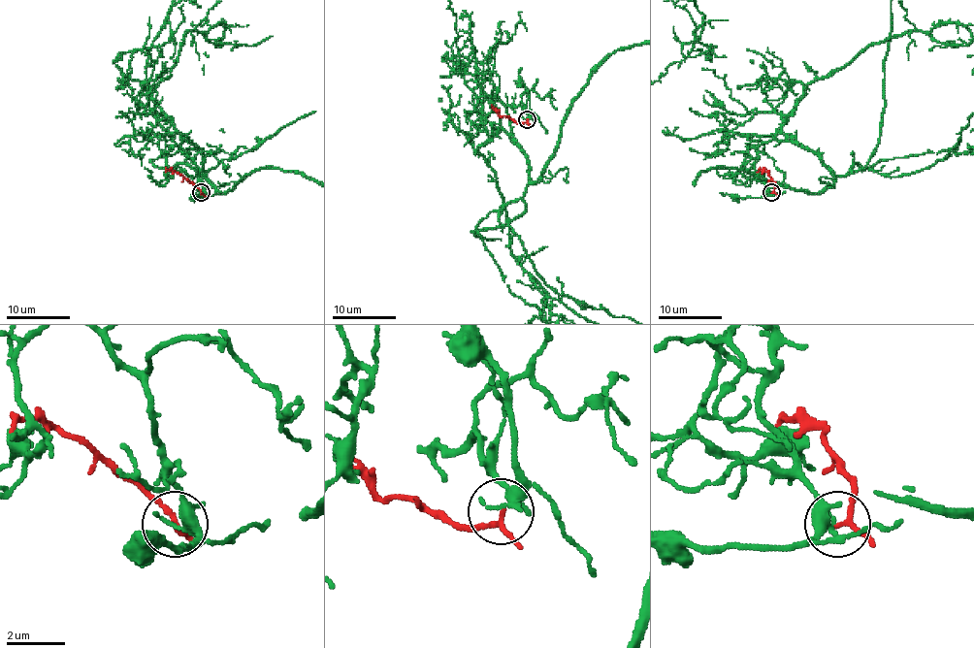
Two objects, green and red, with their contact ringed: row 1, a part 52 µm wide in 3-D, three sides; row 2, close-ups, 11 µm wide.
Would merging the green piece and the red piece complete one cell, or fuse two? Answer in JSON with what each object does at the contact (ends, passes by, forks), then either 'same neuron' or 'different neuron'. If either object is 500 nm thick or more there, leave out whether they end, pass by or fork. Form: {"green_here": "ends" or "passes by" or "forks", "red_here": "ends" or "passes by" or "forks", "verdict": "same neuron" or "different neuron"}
{"green_here": "forks", "red_here": "passes by", "verdict": "different neuron"}

